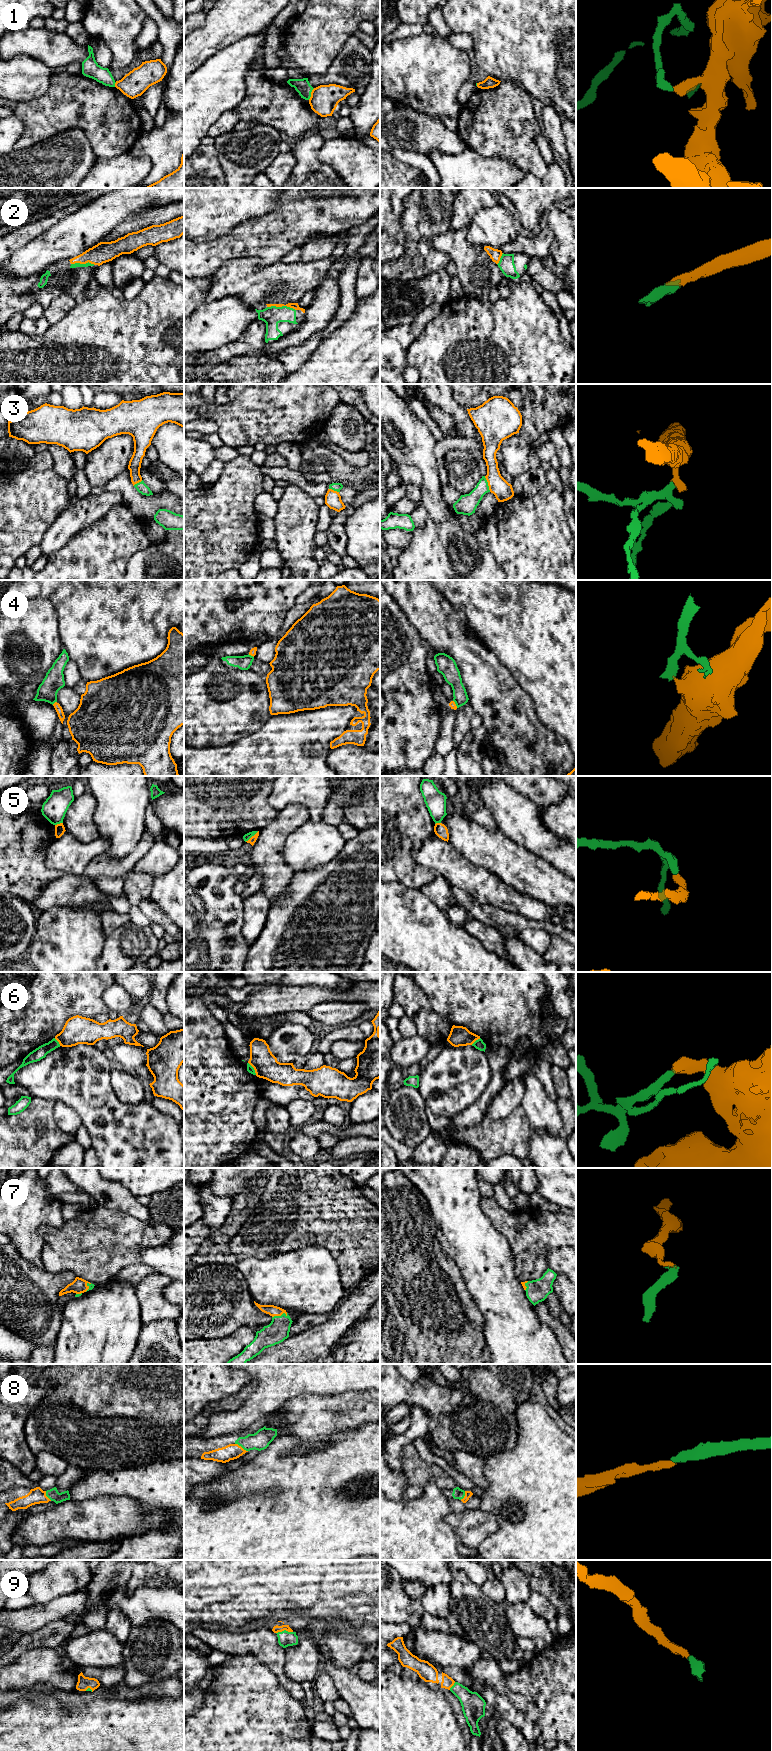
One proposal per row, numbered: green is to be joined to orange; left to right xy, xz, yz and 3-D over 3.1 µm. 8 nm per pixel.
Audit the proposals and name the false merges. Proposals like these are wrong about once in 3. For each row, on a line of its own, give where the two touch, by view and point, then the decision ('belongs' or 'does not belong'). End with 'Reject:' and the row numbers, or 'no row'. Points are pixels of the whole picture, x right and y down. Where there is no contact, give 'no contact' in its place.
1: meets orange in xz at (311, 94); does not belong
2: meets orange in xz at (281, 306); belongs
3: meets orange in yz at (488, 484); belongs
4: meets orange in xy at (55, 702); does not belong
5: meets orange in xz at (252, 836); does not belong
6: meets orange in xz at (253, 1067); does not belong
7: meets orange in xz at (279, 1315); belongs
8: meets orange in xz at (240, 1446); belongs
9: meets orange in xz at (284, 1629); belongs
Reject: 1, 4, 5, 6

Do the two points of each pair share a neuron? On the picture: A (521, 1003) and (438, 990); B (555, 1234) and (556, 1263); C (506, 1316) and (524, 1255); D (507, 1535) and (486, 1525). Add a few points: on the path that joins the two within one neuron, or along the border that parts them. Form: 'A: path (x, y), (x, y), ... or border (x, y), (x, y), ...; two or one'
A: path (500, 996), (494, 990), (459, 990); one
B: border (565, 1246), (553, 1248), (547, 1253), (547, 1267); two
C: border (511, 1255), (514, 1261), (515, 1277), (520, 1282); two
D: border (490, 1511), (496, 1519), (498, 1529), (480, 1545); two

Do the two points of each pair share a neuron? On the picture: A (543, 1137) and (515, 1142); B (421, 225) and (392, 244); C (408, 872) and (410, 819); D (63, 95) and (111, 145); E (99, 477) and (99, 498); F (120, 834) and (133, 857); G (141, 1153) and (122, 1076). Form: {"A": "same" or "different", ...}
{"A": "different", "B": "different", "C": "same", "D": "same", "E": "different", "F": "different", "G": "different"}

